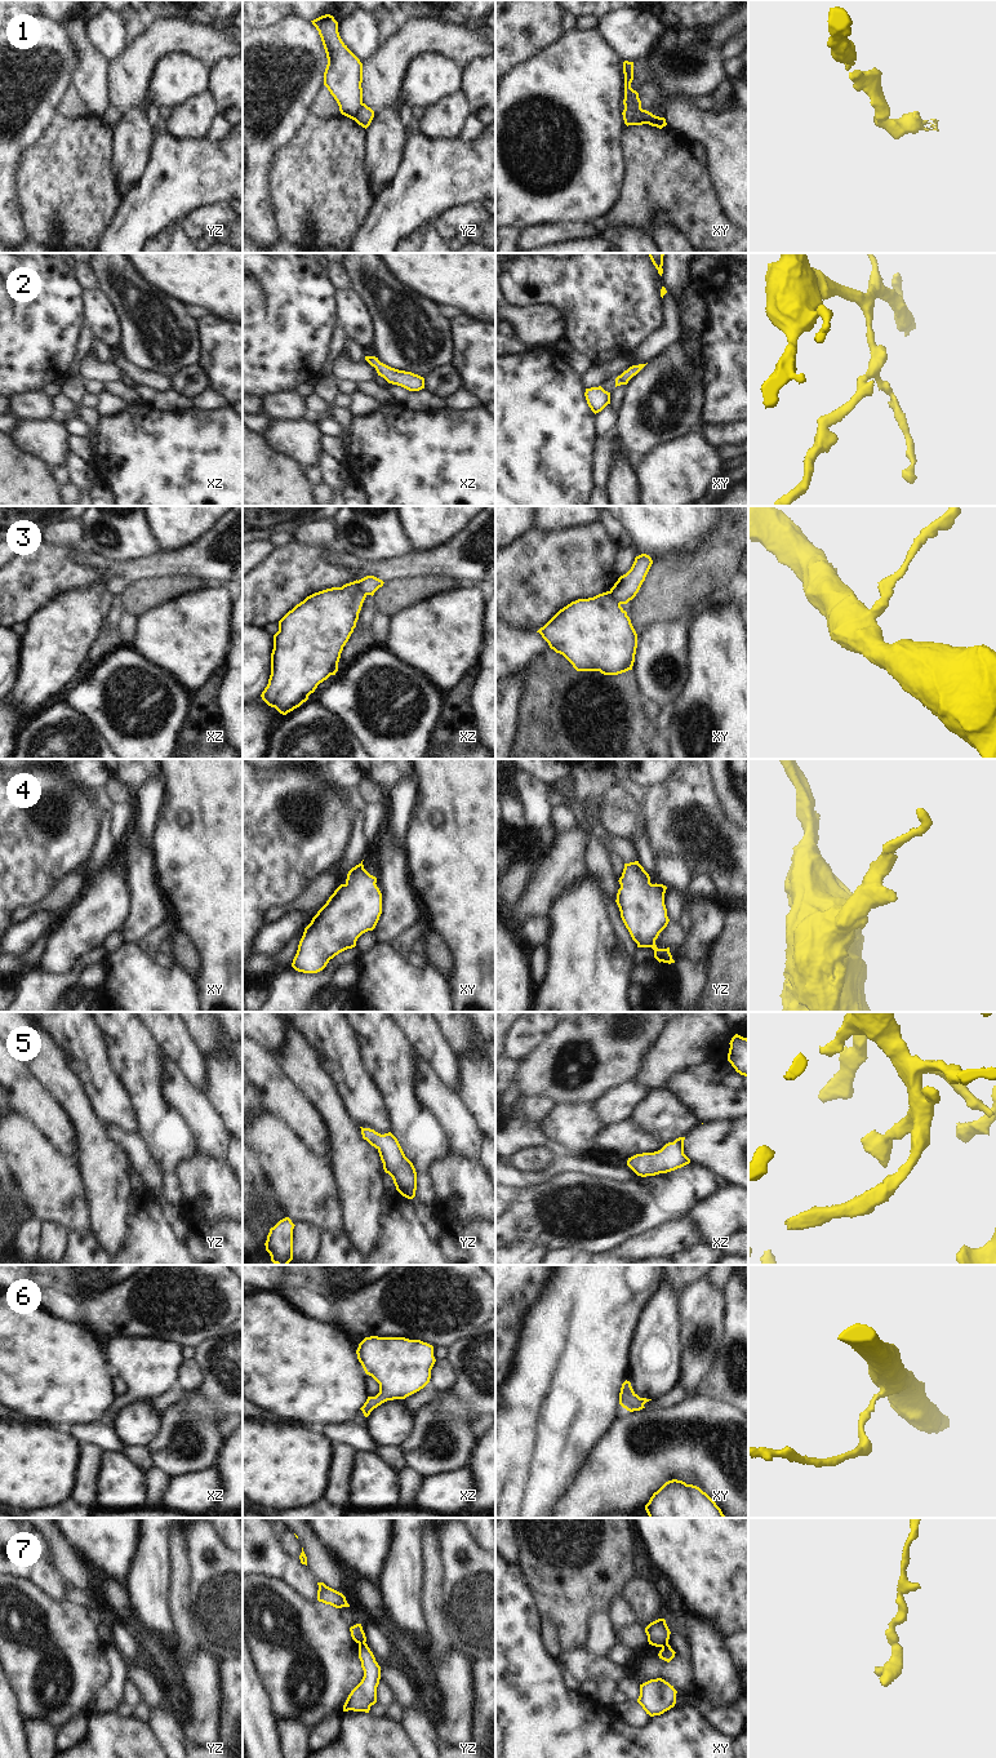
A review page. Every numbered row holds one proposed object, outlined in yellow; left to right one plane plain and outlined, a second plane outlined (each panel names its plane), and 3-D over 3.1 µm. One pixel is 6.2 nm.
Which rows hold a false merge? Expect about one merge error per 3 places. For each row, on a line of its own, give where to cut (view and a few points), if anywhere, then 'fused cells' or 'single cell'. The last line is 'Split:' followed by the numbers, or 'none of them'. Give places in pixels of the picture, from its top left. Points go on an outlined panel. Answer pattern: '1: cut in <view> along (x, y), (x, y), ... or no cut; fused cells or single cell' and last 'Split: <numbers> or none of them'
1: cut in xy along (625, 107), (632, 106), (641, 110); fused cells
2: no cut; single cell
3: cut in xz along (358, 581), (358, 589), (365, 595); fused cells
4: no cut; single cell
5: no cut; single cell
6: no cut; single cell
7: cut in yz along (364, 1642), (359, 1645); fused cells
Split: 1, 3, 7

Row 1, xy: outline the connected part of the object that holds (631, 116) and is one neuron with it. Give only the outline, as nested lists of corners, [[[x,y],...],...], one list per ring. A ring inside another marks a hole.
[[[628,106],[622,112],[624,124],[628,125],[642,125],[649,124],[652,126],[657,126],[662,129],[667,125],[664,117],[659,117],[653,115],[646,110],[635,110],[632,106]]]

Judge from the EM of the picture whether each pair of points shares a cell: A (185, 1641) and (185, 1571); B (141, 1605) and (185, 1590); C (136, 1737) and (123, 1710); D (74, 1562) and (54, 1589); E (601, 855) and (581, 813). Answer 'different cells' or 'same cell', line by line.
A: same cell
B: different cells
C: different cells
D: different cells
E: same cell

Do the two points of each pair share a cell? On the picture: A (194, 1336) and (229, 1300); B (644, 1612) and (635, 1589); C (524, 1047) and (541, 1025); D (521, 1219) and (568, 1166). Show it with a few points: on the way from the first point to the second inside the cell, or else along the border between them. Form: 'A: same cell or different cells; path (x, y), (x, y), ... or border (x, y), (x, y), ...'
A: same cell; path (201, 1327), (219, 1309)
B: same cell; path (644, 1607), (644, 1599), (640, 1594)
C: same cell; path (525, 1042), (536, 1030)
D: different cells; border (564, 1171), (574, 1172)

